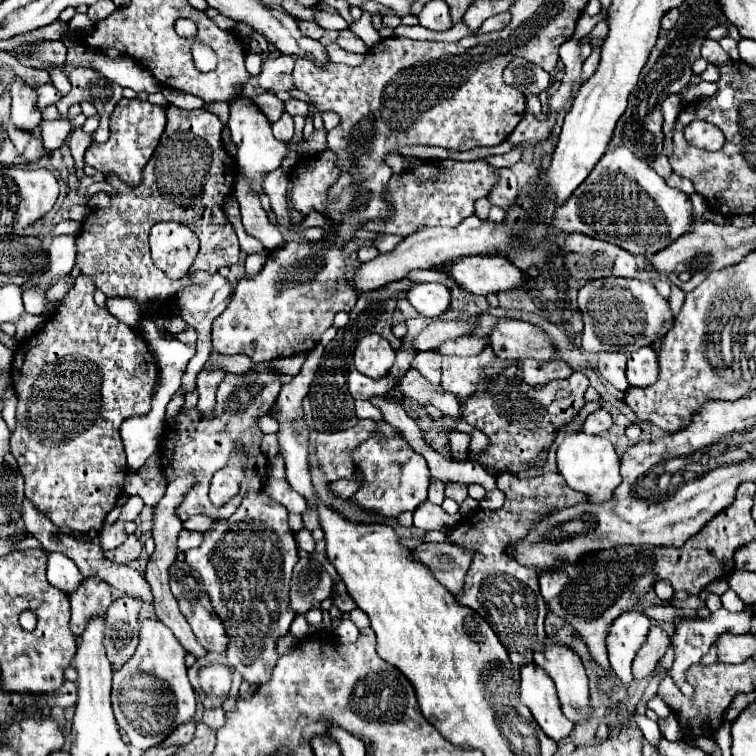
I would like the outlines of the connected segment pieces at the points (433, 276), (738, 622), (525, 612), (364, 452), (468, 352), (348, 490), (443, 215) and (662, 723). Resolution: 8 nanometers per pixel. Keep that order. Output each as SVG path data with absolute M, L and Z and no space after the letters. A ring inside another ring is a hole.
M412 270L410 276L406 276L410 282L442 282L444 286L452 288L456 286L452 280L448 280L448 276L436 272L436 270Z
M720 608L720 610L716 610L716 612L714 612L710 618L706 618L706 620L700 620L700 618L696 618L696 620L682 620L682 622L676 626L676 632L674 632L674 638L672 638L674 650L676 650L676 658L674 658L674 666L672 666L670 674L672 674L674 682L680 686L680 690L682 690L684 694L694 692L694 688L684 680L686 670L688 670L692 664L700 662L700 660L708 654L712 642L716 642L716 638L718 638L720 634L724 634L724 632L748 634L748 632L750 632L750 622L752 622L752 614L750 614L748 610L742 610L742 612L732 614L732 612L724 610L724 608Z
M544 472L534 478L518 478L514 474L498 474L498 488L506 494L506 502L498 510L478 510L472 518L462 520L456 528L448 532L428 532L423 538L400 537L400 544L414 549L423 543L446 542L447 536L462 536L468 540L457 545L473 549L472 564L466 574L466 588L464 594L456 600L472 610L476 610L482 618L486 618L498 634L500 642L506 646L510 660L514 666L532 664L534 652L542 650L546 642L544 634L544 618L546 618L546 602L540 596L538 588L538 572L530 566L518 564L514 556L508 556L508 548L516 546L520 538L524 538L536 524L560 508L576 506L588 500L586 494L580 494L566 486L560 474Z
M374 434L352 452L352 460L356 468L364 472L364 478L366 478L364 482L366 486L362 486L352 496L352 500L356 500L366 510L374 510L384 516L398 516L400 512L406 512L406 510L412 512L422 502L426 502L428 482L430 482L428 464L424 456L416 454L400 434L394 434L392 438Z
M462 336L456 340L448 340L440 344L434 352L444 356L444 354L456 354L456 356L472 356L478 354L484 346L488 344L488 338L474 338L474 336Z
M356 470L356 478L348 478L348 480L332 482L330 488L332 488L332 492L334 492L336 496L340 496L340 498L350 498L350 496L352 496L360 486L362 486L362 482L364 482L362 472Z
M414 160L414 168L400 176L392 176L386 188L386 202L392 204L394 216L388 220L368 222L368 230L378 230L386 234L408 236L420 226L458 226L466 216L474 214L474 202L488 196L494 184L494 168L484 160L476 162L424 162Z
M670 714L668 718L658 718L658 726L660 726L660 732L666 740L682 740L682 730L680 730L680 724L676 720L674 714Z

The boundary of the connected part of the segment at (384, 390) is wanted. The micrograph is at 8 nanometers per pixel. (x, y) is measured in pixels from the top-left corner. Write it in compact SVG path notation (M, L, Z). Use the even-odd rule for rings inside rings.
M356 370L350 372L348 376L348 390L350 394L356 398L356 400L370 400L374 396L384 396L388 394L390 390L394 390L394 378L392 374L386 374L384 378L378 378L378 380L372 380Z

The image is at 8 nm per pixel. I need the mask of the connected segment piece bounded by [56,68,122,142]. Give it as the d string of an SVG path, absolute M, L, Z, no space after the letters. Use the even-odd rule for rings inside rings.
M74 68L68 74L68 80L72 84L72 92L56 104L62 118L66 118L68 108L72 104L92 102L98 110L98 116L100 116L100 126L94 132L94 142L106 142L108 132L110 132L108 118L110 118L116 102L122 98L122 86L106 80L104 76L100 76L92 68Z

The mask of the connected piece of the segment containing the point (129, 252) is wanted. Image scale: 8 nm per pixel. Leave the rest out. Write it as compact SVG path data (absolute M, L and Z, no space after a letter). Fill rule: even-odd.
M168 106L166 110L168 124L166 130L160 138L158 148L154 150L150 162L142 170L142 182L138 186L128 186L124 184L116 174L108 174L106 182L118 190L112 194L112 202L108 208L102 210L92 210L88 218L82 224L82 232L76 238L76 264L84 274L90 274L94 278L94 284L98 290L102 290L108 298L114 296L126 296L138 302L140 310L148 308L160 308L156 310L158 314L168 310L168 300L176 298L180 290L184 290L190 284L190 278L196 270L202 270L206 274L216 274L220 266L230 266L238 258L238 238L234 226L226 220L222 204L226 200L226 194L232 192L234 182L236 182L236 162L234 158L226 152L222 144L222 122L218 120L216 114L208 110L182 110L176 106ZM158 220L174 220L190 230L196 232L200 240L200 252L194 260L194 266L188 270L186 276L180 280L170 280L166 274L162 274L150 258L150 248L148 248L148 230L158 222Z

